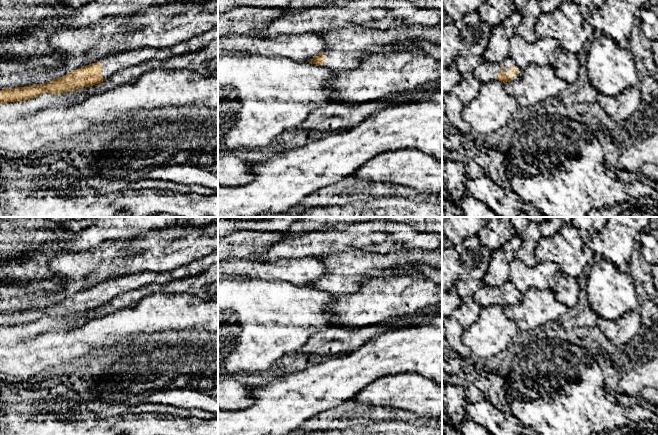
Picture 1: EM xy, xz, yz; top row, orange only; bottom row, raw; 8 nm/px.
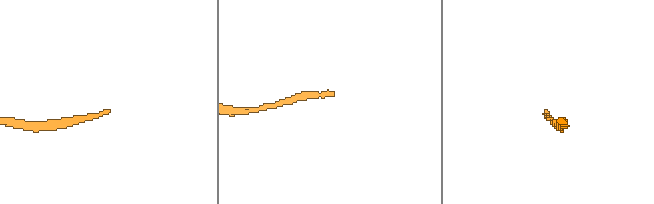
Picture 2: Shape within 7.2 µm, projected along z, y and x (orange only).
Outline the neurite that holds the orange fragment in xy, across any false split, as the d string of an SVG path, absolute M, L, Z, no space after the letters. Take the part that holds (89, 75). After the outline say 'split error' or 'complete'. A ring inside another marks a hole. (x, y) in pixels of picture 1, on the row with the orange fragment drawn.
M218 26L172 47L164 49L140 47L131 51L119 52L68 72L63 77L50 80L47 83L2 89L0 90L0 104L31 99L43 92L60 94L70 90L90 87L110 79L118 71L144 64L150 60L162 61L172 56L195 52L215 40L218 40Z; split error

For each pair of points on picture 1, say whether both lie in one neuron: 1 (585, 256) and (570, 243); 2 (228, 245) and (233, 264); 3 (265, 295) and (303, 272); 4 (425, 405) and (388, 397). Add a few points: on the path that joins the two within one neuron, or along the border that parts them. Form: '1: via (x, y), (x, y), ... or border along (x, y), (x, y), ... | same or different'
1: via (581, 254), (574, 247) | same
2: border along (228, 258), (249, 258), (254, 261) | different
3: border along (263, 279), (278, 279), (296, 285), (307, 285) | different
4: via (416, 397), (397, 397) | same

